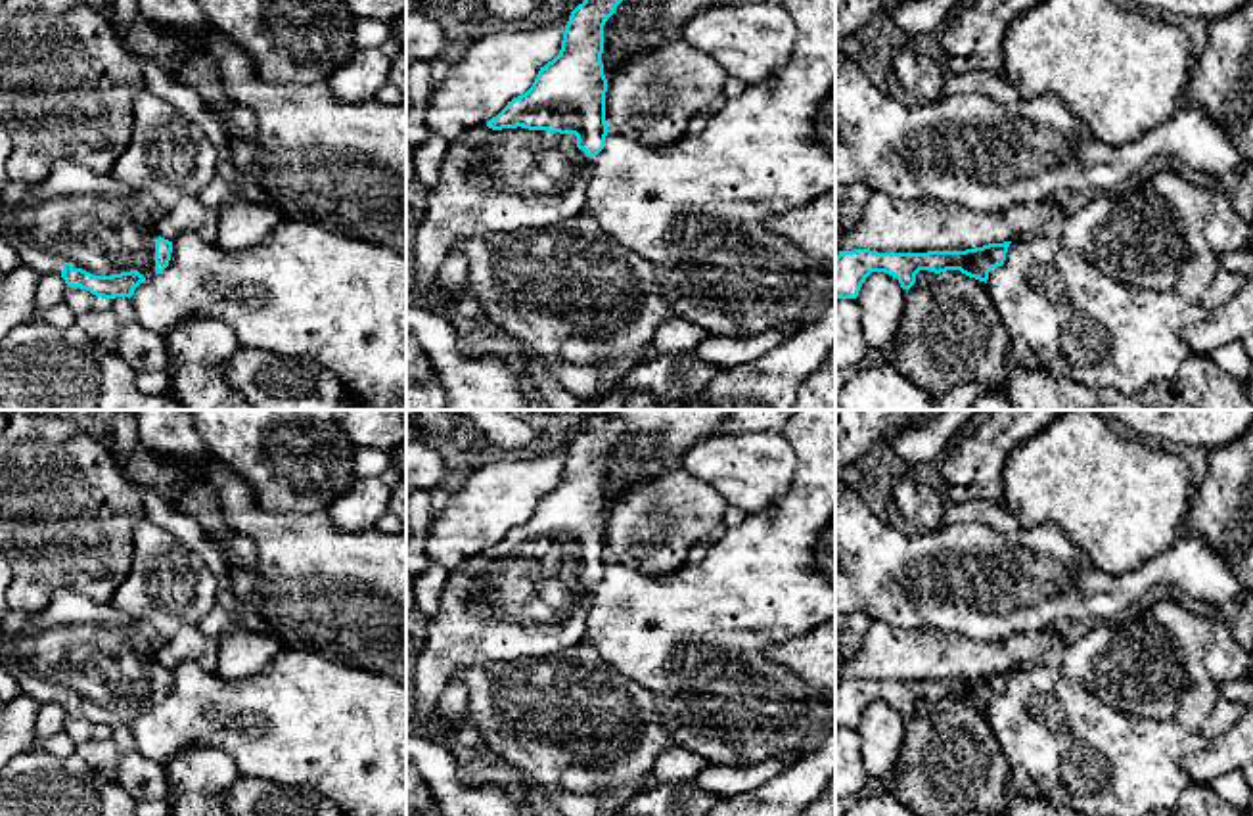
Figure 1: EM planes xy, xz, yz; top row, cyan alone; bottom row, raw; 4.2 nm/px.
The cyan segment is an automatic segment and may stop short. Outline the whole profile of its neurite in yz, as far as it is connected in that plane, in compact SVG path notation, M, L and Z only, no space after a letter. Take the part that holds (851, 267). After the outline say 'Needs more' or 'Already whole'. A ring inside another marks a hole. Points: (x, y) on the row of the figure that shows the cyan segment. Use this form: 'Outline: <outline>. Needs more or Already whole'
Outline: M1012 241L989 243L966 251L927 251L927 253L877 253L870 249L839 251L835 257L835 297L856 299L862 283L872 272L885 272L899 280L902 289L916 283L920 270L935 274L960 270L979 282L989 280L989 272L1002 266Z. Already whole

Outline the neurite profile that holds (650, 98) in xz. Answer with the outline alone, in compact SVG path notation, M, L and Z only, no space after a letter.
M682 36L665 40L646 56L636 56L619 65L605 92L607 130L646 146L667 146L678 142L690 119L705 109L722 92L724 69L701 54Z

